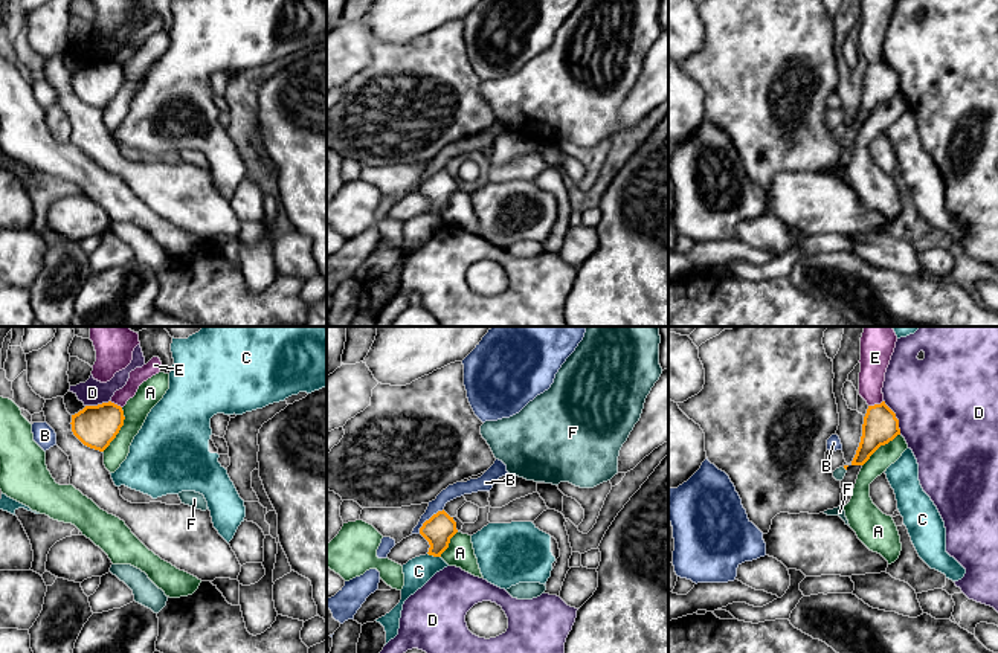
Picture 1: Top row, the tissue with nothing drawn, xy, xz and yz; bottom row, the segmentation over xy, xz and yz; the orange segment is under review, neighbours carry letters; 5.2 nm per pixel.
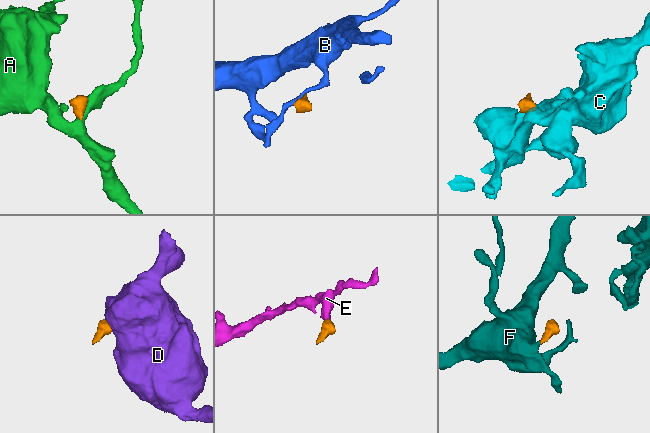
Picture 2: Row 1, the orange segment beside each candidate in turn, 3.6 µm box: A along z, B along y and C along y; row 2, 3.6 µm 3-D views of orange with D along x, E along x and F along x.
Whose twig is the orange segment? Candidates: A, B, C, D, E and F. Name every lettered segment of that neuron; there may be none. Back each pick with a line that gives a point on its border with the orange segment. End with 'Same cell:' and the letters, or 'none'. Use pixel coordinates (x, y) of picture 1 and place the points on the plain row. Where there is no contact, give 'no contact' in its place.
F: no contact
Same cell: F

